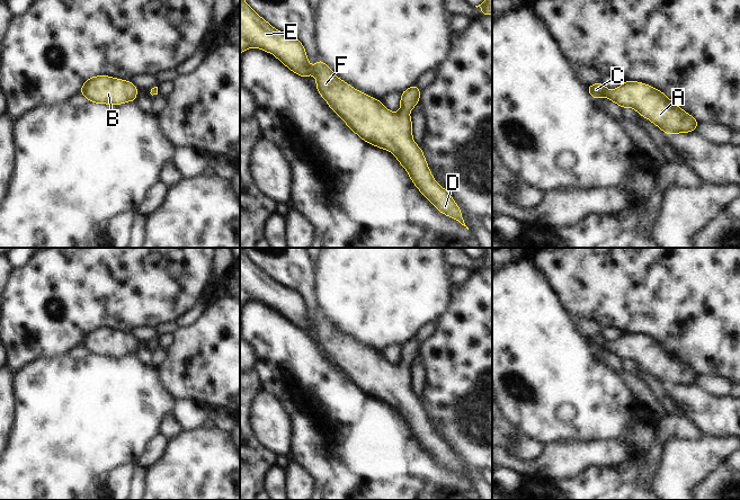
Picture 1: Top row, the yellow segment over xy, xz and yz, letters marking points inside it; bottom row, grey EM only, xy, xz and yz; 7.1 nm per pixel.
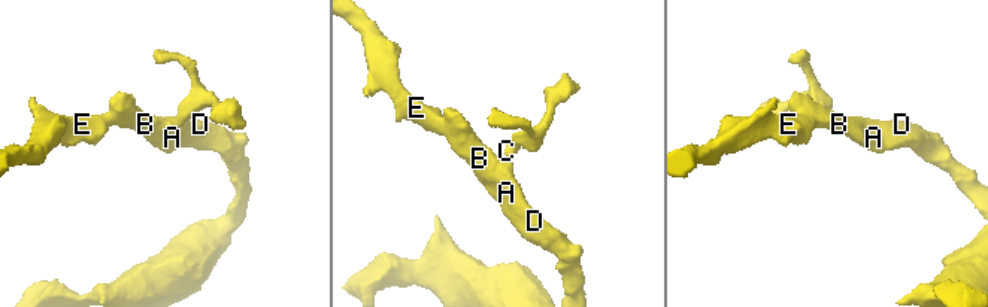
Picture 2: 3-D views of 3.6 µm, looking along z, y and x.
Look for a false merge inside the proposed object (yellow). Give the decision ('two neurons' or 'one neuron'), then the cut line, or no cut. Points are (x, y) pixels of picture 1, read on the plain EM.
one neuron | no cut

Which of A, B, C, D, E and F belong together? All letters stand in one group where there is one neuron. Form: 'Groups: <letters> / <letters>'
Groups: A B C D E F

